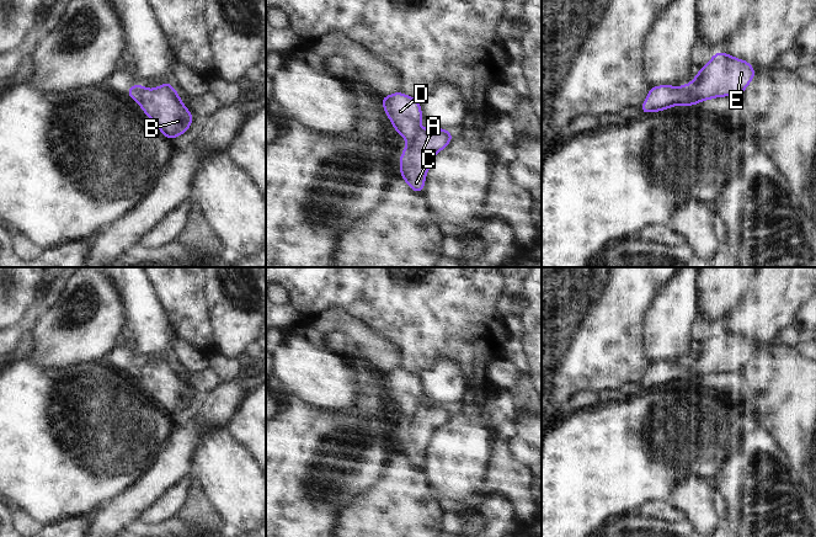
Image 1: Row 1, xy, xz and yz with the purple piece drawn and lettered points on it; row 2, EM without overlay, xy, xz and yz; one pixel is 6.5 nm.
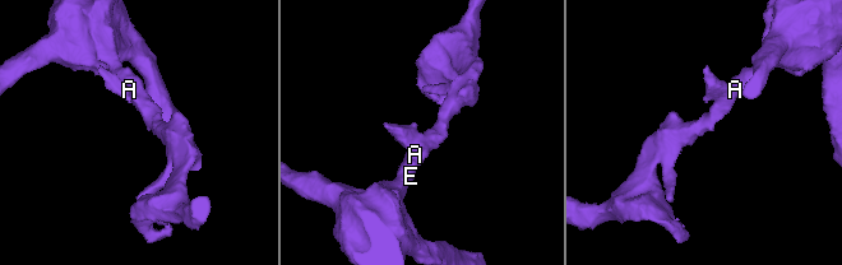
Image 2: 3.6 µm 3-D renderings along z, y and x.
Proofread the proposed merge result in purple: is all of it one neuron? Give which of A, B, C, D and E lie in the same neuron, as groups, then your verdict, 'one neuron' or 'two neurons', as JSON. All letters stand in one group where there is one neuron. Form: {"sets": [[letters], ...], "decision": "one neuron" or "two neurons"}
{"sets": [["A", "B", "C", "E"], ["D"]], "decision": "two neurons"}

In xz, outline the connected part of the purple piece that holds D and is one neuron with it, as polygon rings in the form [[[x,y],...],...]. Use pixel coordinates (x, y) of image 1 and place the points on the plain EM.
[[[398,367],[380,373],[380,377],[395,406],[407,416],[412,415],[420,406],[418,400],[423,395],[418,374]]]

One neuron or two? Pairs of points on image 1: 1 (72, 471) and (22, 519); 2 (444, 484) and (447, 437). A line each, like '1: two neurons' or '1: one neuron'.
1: two neurons
2: one neuron

